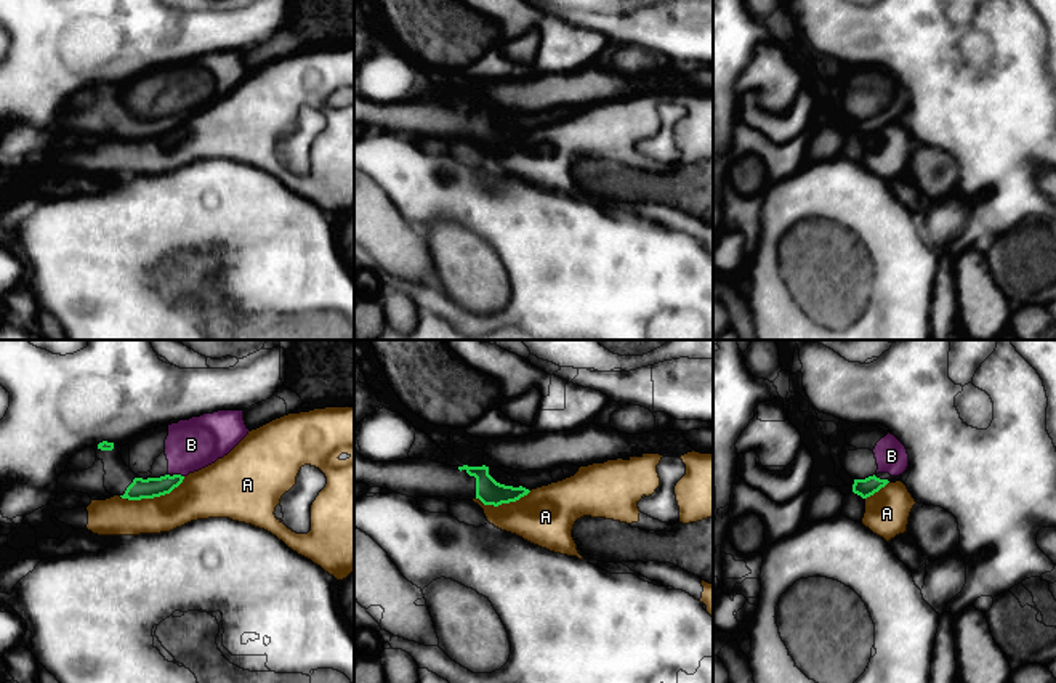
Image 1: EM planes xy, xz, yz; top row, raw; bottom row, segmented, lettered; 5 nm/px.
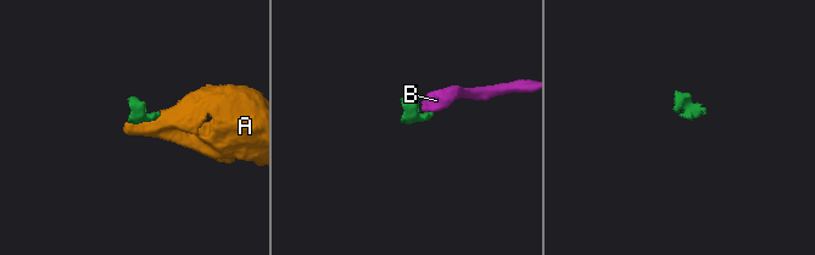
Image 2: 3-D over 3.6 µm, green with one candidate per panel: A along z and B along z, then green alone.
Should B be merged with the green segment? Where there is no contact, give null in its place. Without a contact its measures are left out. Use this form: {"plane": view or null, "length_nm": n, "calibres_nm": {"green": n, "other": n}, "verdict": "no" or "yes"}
{"plane": "xy", "length_nm": 60, "calibres_nm": {"green": 100, "other": 260}, "verdict": "yes"}

